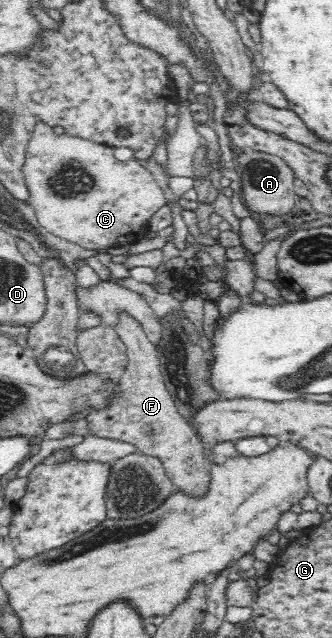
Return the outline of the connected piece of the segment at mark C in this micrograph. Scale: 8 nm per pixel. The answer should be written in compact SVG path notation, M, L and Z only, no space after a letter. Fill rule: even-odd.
M42 120L35 123L25 151L22 173L29 191L28 204L35 211L37 220L43 228L88 250L108 248L114 243L130 244L145 237L147 219L166 205L164 191L158 186L152 173L140 165L134 157L120 161L114 156L114 150L112 146L78 138L77 135L66 133L58 135L52 126Z

